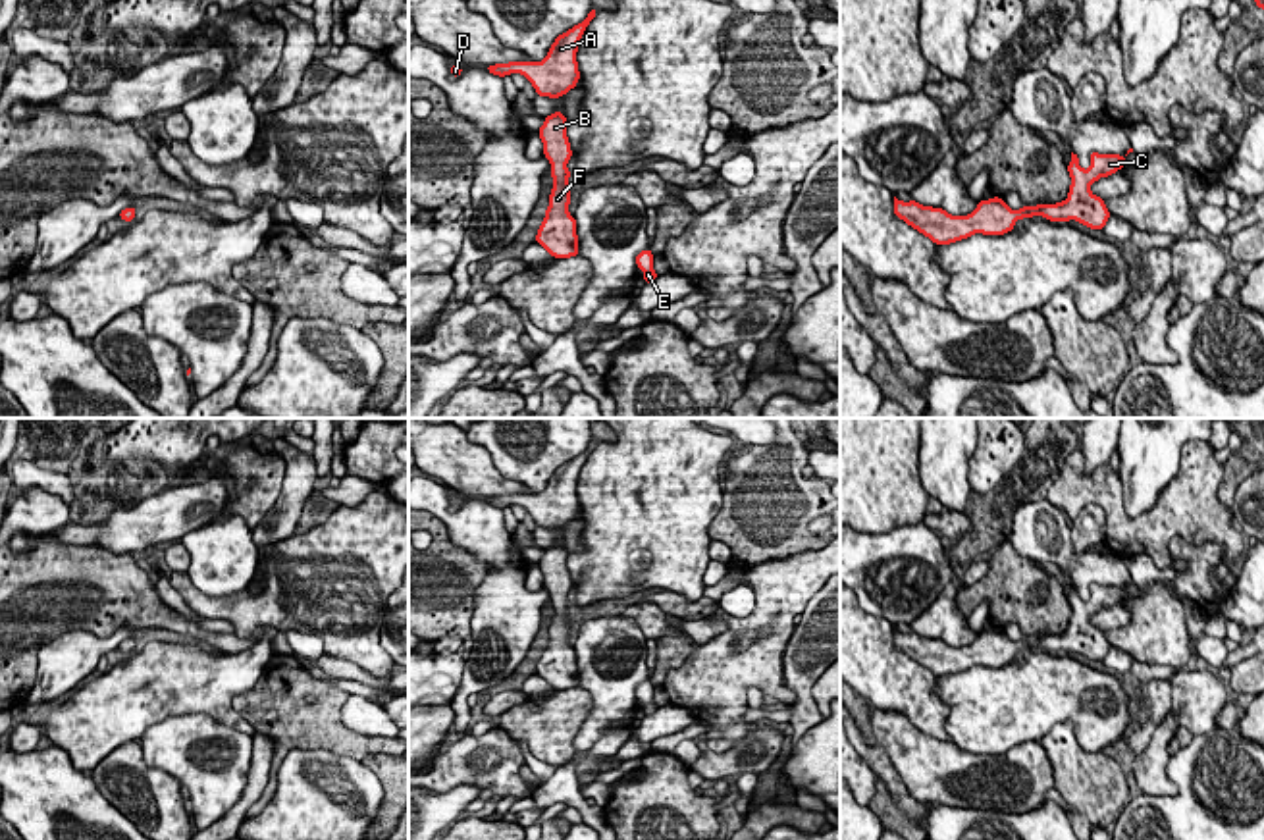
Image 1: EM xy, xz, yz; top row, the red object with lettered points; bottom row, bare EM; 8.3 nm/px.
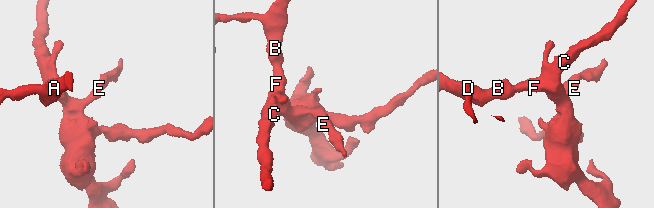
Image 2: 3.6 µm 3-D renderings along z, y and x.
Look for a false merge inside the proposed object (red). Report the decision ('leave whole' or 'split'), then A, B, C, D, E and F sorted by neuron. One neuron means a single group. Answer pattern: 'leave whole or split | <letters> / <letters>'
leave whole | A B C D E F

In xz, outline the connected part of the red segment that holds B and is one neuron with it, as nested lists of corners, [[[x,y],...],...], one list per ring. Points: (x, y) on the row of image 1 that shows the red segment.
[[[557,110],[545,118],[538,131],[543,143],[543,156],[551,164],[553,189],[536,243],[540,243],[555,258],[578,256],[576,220],[568,214],[570,171],[566,162],[570,160],[572,150],[566,137],[566,125],[566,118]]]

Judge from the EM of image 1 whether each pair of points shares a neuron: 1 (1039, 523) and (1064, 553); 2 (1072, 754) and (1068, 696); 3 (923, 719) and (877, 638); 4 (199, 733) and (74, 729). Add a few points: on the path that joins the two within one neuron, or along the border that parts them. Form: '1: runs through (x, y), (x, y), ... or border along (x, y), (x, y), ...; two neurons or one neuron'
1: runs through (1041, 530), (1056, 546); one neuron
2: border along (1039, 740), (1070, 723), (1085, 750), (1101, 752); two neurons
3: runs through (916, 700), (877, 657); one neuron
4: border along (187, 713), (176, 713), (153, 723), (139, 740); two neurons

